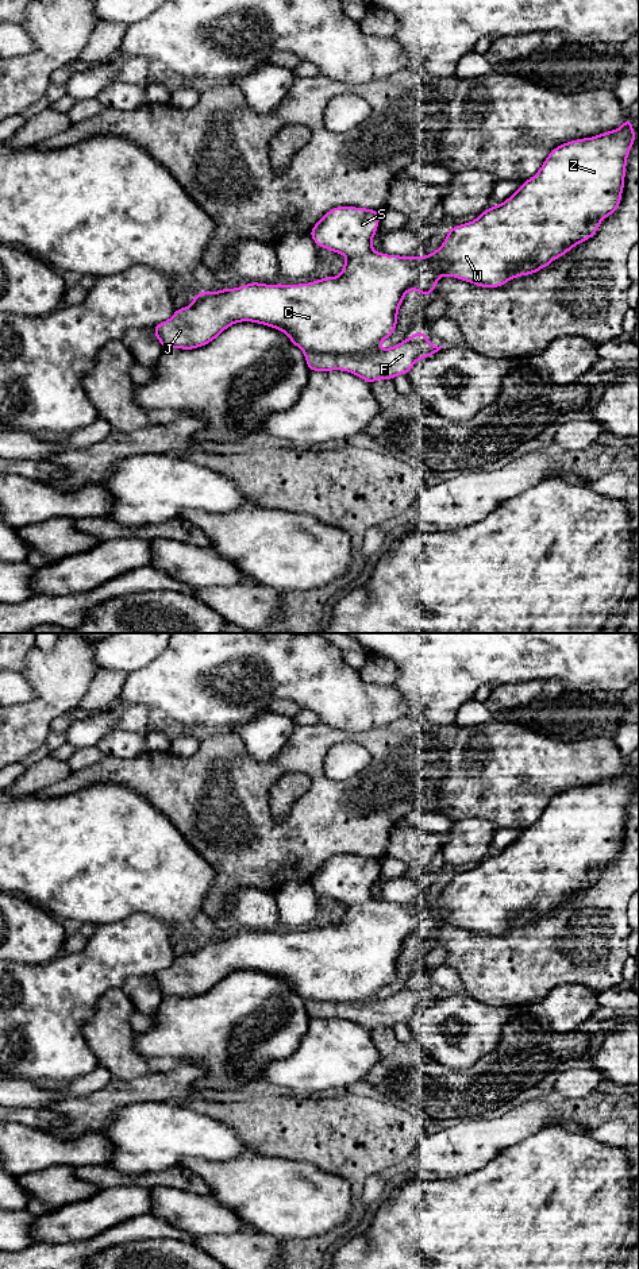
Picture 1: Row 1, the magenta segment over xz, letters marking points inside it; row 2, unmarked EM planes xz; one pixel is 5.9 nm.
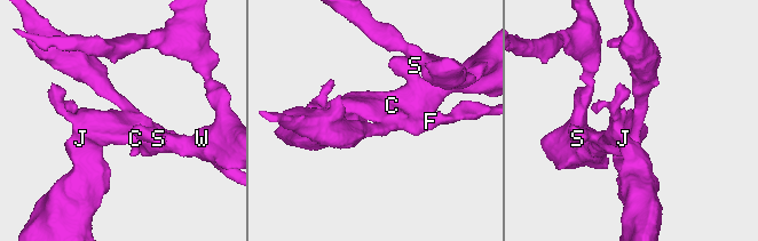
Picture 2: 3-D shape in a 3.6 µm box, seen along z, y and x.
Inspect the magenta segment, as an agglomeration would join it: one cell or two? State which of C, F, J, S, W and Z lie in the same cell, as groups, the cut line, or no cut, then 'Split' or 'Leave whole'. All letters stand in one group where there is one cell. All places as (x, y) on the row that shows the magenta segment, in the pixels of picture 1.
Groups: C J S W Z / F. Split along xz (378, 347), (370, 353), (353, 355), (305, 353). Split

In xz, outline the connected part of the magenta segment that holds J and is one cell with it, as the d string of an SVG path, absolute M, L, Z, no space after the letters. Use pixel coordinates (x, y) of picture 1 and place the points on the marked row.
M625 117L623 126L616 130L566 142L553 148L539 171L523 182L517 192L503 204L489 207L476 220L450 228L442 246L427 256L411 258L376 252L372 240L380 224L380 211L357 207L332 208L312 227L309 235L320 248L347 258L339 275L299 285L250 282L235 289L201 292L193 296L193 302L188 308L177 308L170 319L153 327L154 335L162 348L193 350L213 342L232 324L251 321L282 331L304 354L354 356L376 352L380 344L394 332L399 309L409 290L417 290L427 298L442 275L481 288L500 288L516 277L531 275L547 267L574 246L593 238L600 228L600 221L615 213L620 205L627 157L635 139L632 120Z

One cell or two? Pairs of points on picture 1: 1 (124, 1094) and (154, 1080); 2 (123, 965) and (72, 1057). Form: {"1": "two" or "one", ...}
{"1": "one", "2": "one"}

